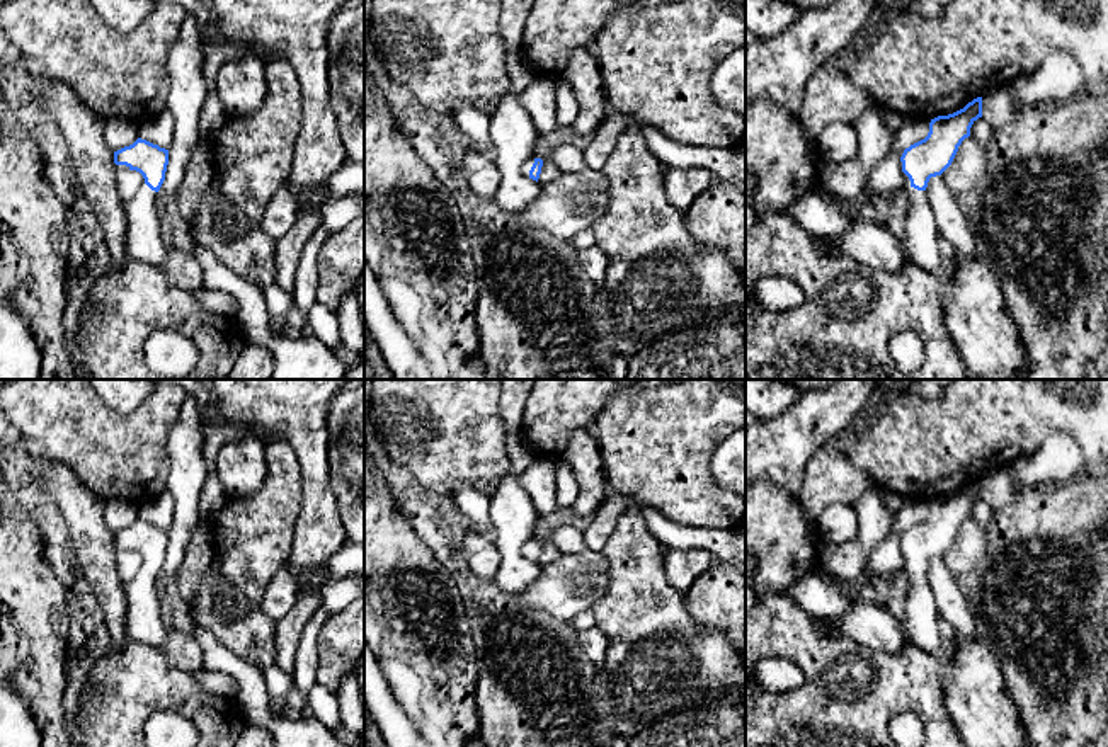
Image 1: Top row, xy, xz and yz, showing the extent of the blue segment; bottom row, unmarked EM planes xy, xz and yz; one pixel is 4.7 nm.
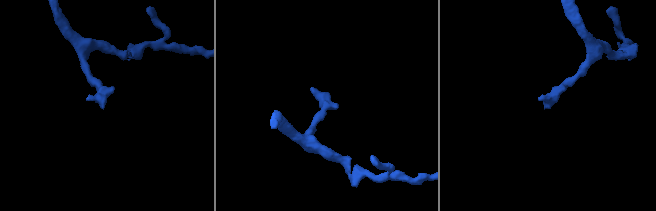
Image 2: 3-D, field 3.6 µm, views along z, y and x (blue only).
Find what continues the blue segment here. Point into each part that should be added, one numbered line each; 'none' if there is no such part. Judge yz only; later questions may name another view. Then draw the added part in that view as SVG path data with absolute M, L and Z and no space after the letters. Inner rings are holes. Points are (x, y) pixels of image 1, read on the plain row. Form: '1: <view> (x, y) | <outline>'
1: yz (919, 625) | M905 570L905 616L900 619L907 643L941 659L941 635L936 601L926 572Z

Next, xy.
1: xy (143, 623) | M145 565L136 577L124 585L124 592L128 599L128 638L163 652L168 628L160 616L163 589L158 584L158 573Z

